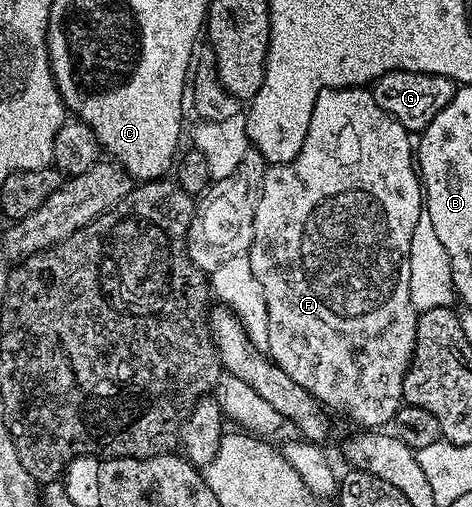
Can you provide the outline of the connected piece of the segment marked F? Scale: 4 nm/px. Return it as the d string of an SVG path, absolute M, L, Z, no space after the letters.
M370 88L322 89L317 95L317 103L313 103L301 151L297 151L297 155L289 163L270 166L263 174L261 191L257 199L257 215L253 215L251 248L245 254L249 267L253 267L253 279L261 283L261 291L265 295L265 307L269 311L269 335L265 349L271 361L281 371L285 371L294 383L299 383L305 391L311 393L321 406L328 410L340 409L349 420L365 425L361 427L386 426L399 410L399 406L404 404L403 380L411 365L415 346L417 312L410 301L409 253L413 229L418 216L425 210L425 194L417 172L417 161L413 156L413 137L412 141L411 137L409 130L401 127L397 119L393 119L385 111L381 111L381 107L377 107Z

